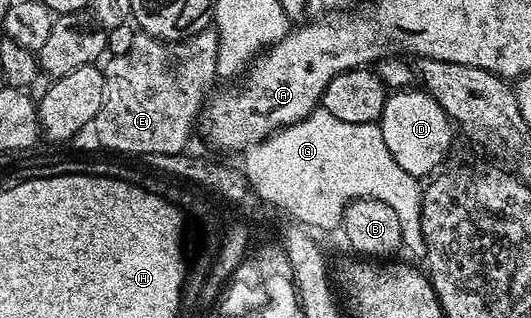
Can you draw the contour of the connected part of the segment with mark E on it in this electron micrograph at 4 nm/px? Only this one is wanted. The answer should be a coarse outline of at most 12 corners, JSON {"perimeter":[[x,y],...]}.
{"perimeter":[[209,28],[109,57],[96,138],[179,154],[217,81]]}

